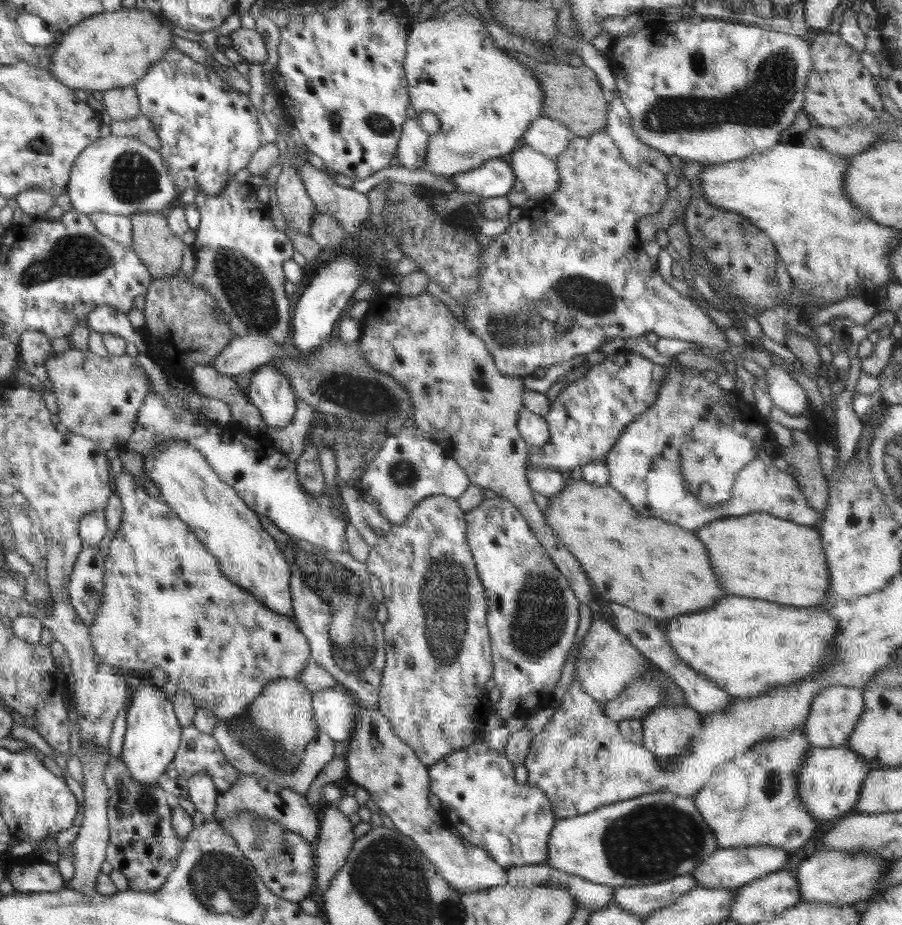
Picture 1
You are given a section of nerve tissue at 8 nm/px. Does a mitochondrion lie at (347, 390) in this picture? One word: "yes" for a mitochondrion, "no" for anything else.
yes

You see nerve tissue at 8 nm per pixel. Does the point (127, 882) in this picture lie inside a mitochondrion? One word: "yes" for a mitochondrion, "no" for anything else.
no

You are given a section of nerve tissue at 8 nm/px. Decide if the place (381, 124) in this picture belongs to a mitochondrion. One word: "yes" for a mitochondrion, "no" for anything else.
yes

